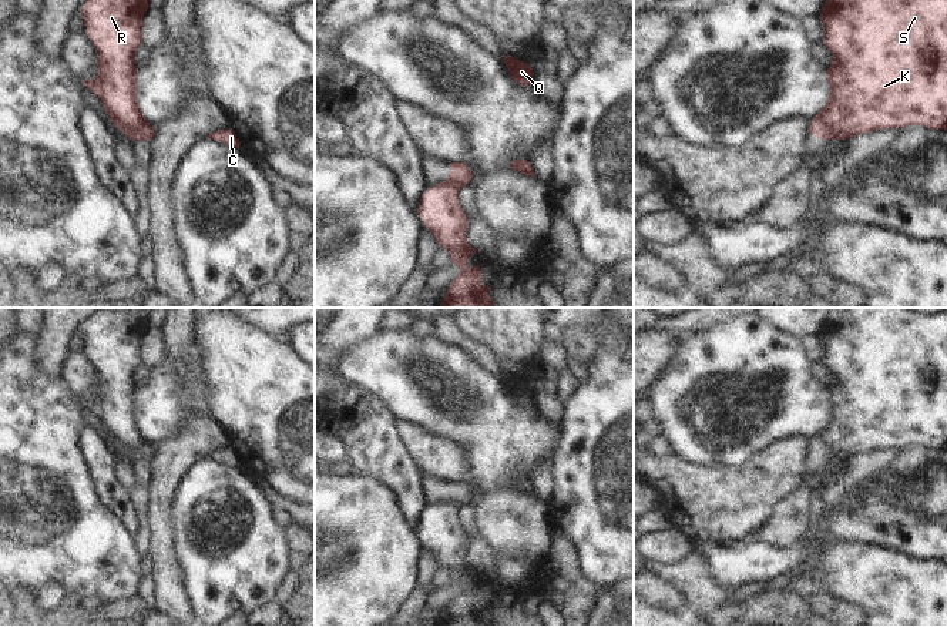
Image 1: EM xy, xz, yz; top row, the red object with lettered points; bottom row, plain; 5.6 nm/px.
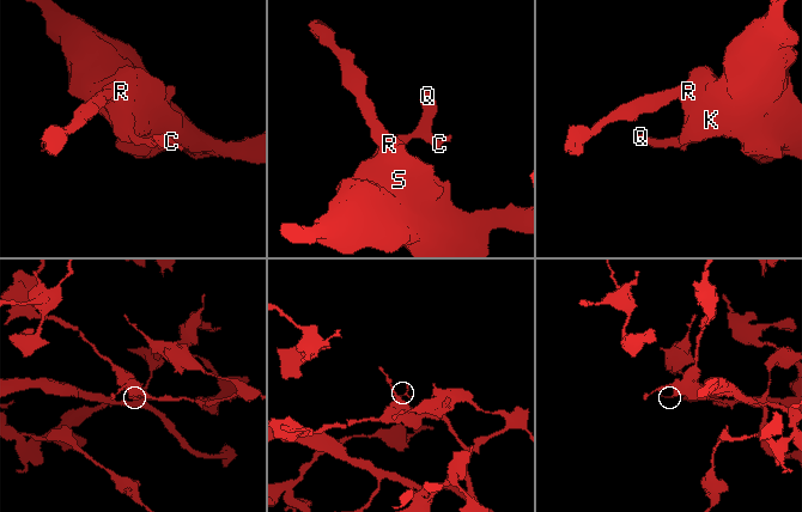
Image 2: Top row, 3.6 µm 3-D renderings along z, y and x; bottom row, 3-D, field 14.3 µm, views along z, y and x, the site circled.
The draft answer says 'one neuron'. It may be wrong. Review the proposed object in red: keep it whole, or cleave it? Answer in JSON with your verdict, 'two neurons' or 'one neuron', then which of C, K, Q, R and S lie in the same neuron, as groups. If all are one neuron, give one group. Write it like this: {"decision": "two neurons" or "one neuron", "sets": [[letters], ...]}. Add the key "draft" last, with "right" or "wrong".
{"decision": "two neurons", "sets": [["C", "Q"], ["K", "R", "S"]], "draft": "wrong"}

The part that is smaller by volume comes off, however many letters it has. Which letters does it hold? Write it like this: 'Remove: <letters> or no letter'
Remove: C, Q

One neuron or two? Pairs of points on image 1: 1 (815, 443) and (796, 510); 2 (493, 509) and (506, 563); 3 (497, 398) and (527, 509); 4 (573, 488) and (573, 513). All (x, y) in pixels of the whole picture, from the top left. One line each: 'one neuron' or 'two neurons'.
1: one neuron
2: two neurons
3: two neurons
4: one neuron

